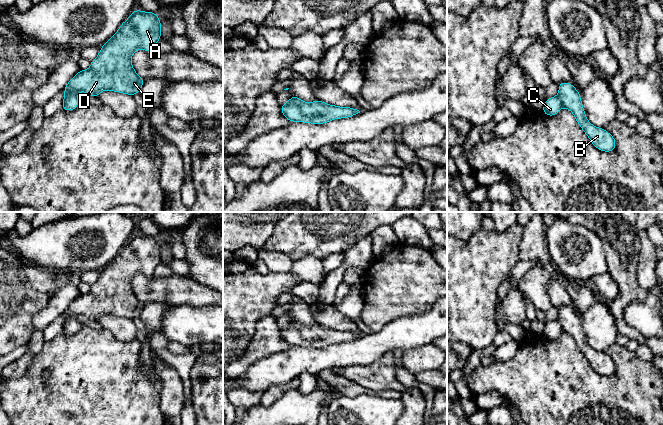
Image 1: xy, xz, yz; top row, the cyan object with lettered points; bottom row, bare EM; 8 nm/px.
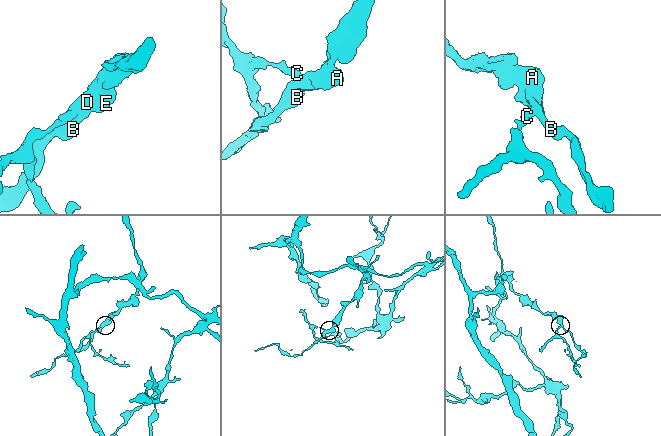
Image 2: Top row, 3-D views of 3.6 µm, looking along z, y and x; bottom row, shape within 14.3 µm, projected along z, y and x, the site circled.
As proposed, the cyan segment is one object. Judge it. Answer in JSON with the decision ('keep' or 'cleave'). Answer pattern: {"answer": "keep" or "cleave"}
{"answer": "cleave"}

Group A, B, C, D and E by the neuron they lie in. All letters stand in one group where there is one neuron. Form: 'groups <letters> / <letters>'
groups A B D E / C

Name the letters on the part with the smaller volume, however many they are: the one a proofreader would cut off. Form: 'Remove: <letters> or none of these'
Remove: C

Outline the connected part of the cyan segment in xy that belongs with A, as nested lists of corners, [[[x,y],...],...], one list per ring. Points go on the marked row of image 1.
[[[135,9],[128,19],[123,22],[118,31],[101,46],[98,56],[91,62],[87,70],[80,70],[63,88],[64,98],[76,95],[79,91],[89,96],[97,97],[102,91],[110,90],[130,96],[139,93],[143,84],[142,79],[134,70],[131,58],[135,51],[142,49],[153,52],[154,45],[161,39],[161,21],[157,13],[144,12]]]

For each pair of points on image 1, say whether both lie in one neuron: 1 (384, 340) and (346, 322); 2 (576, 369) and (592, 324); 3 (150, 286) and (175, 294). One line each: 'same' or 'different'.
1: different
2: different
3: same

